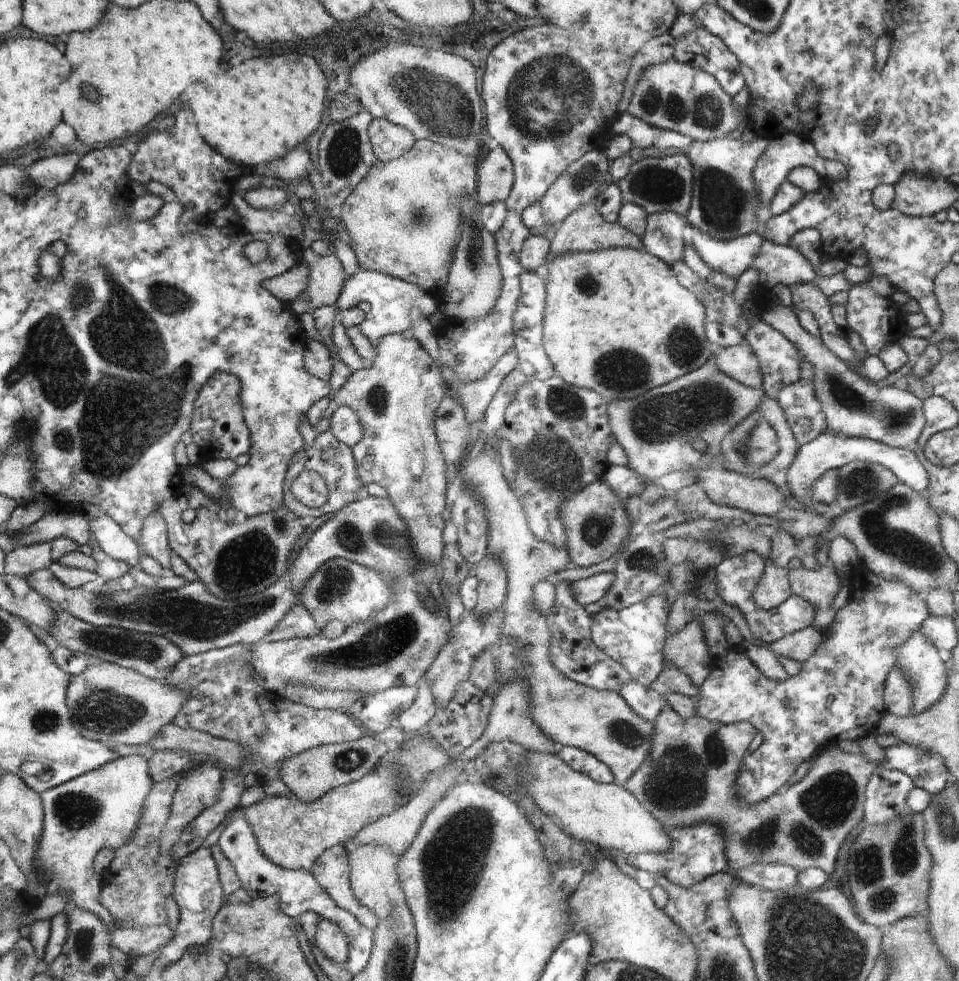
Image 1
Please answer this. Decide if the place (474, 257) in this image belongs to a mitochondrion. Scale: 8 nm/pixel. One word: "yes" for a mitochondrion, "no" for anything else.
yes

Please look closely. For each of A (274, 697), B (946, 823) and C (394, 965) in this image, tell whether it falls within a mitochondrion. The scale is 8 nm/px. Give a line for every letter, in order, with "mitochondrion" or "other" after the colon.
A: other
B: mitochondrion
C: mitochondrion

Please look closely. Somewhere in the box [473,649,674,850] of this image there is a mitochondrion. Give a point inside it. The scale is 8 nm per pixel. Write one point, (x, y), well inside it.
(625, 733)

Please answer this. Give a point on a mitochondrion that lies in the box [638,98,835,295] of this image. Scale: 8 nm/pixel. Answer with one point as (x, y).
(723, 202)

